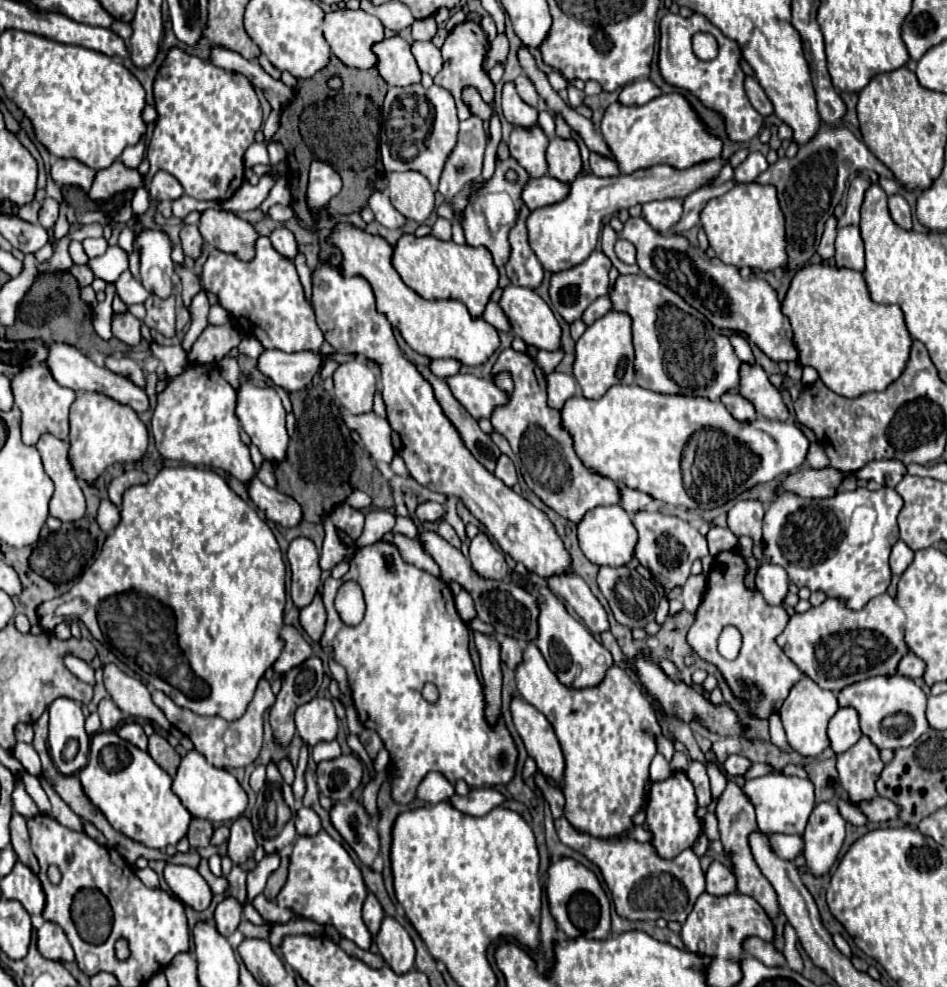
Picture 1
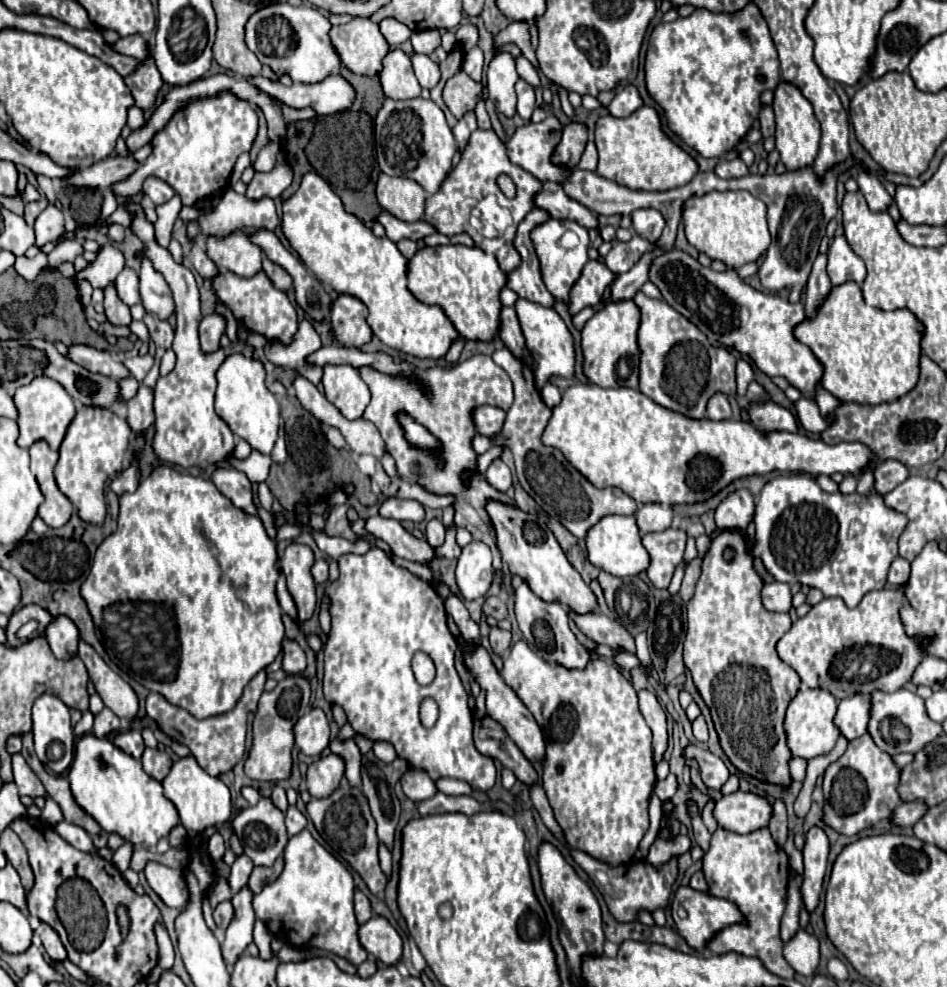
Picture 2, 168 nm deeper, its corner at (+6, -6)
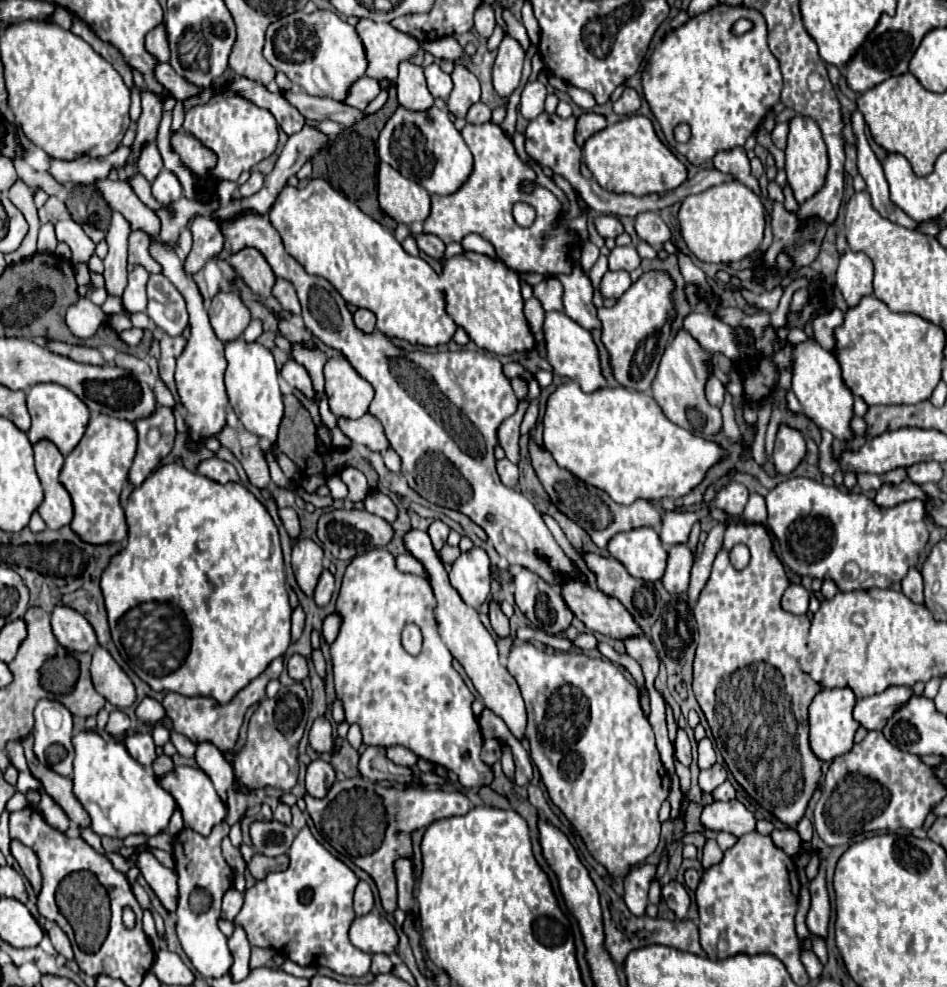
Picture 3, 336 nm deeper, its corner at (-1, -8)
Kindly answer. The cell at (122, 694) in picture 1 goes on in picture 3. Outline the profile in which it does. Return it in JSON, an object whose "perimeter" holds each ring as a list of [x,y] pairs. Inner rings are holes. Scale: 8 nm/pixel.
{"perimeter":[[[96,646],[92,652],[92,682],[116,708],[130,708],[136,704],[136,688],[132,680],[102,646]]]}

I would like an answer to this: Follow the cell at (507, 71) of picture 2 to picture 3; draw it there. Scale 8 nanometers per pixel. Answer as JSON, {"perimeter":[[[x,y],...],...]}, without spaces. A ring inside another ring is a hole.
{"perimeter":[[[506,36],[498,48],[498,56],[496,56],[494,68],[492,68],[494,90],[502,98],[510,98],[514,94],[514,90],[520,86],[522,64],[524,64],[522,46],[514,38]]]}

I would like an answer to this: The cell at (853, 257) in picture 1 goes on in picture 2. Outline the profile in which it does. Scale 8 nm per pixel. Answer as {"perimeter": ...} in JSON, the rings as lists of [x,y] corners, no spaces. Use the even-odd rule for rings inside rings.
{"perimeter":[[[837,236],[833,244],[829,246],[829,262],[827,262],[827,274],[833,282],[833,286],[841,286],[843,282],[857,282],[861,284],[865,280],[865,262],[851,250],[847,240],[843,236]]]}

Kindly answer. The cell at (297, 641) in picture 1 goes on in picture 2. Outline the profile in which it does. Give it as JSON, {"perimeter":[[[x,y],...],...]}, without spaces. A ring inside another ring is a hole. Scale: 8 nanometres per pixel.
{"perimeter":[[[285,638],[283,640],[283,652],[285,652],[283,670],[287,674],[301,674],[305,670],[307,662],[305,662],[305,652],[299,648],[299,644],[289,640],[289,638]]]}

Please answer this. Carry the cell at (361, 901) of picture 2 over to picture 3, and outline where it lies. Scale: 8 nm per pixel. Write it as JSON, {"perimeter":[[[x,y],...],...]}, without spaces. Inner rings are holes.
{"perimeter":[[[358,882],[356,892],[354,892],[354,912],[356,916],[366,916],[374,908],[374,896],[372,890],[366,882]]]}

